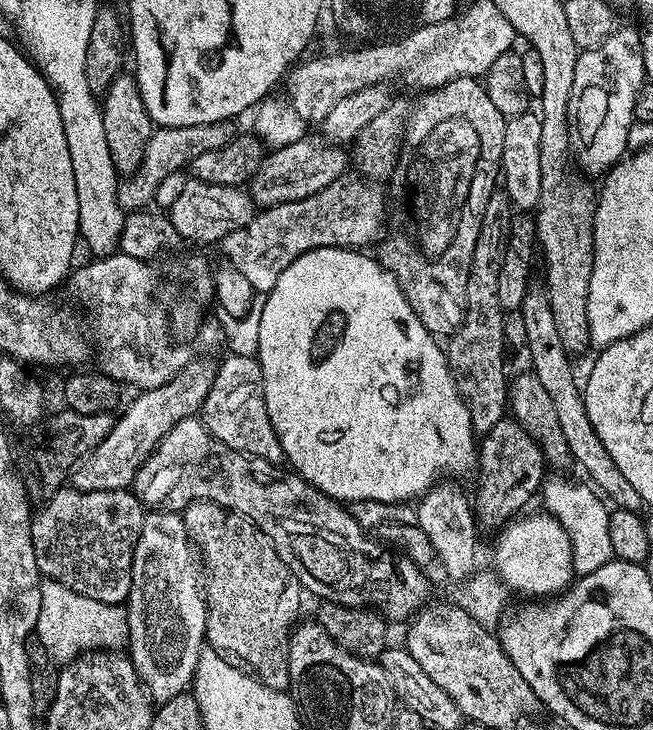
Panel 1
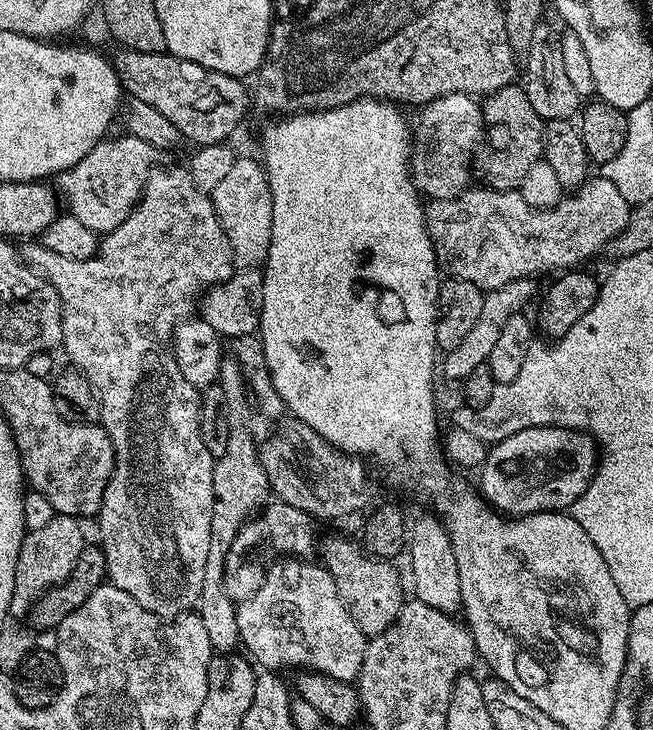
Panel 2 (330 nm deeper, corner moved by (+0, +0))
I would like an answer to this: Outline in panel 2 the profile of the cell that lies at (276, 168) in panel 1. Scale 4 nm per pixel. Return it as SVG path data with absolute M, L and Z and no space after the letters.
M464 92L446 94L423 105L419 112L420 125L414 128L414 147L410 157L412 184L421 197L429 201L457 199L473 183L474 157L486 140L481 101Z

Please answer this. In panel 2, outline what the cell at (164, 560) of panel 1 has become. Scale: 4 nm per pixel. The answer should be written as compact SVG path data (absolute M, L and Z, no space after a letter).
M157 166L148 173L148 180L144 184L144 192L140 196L140 203L113 232L107 233L99 241L96 255L79 260L78 258L62 258L62 254L54 254L54 250L46 250L38 242L24 242L18 248L18 255L29 268L40 273L44 279L54 286L54 290L60 299L62 306L62 352L69 356L76 371L83 374L90 382L94 394L100 403L99 423L108 432L112 439L116 461L112 467L112 473L108 478L108 485L104 490L102 506L98 513L100 520L99 547L104 549L106 566L108 567L107 579L118 590L126 590L130 598L138 602L146 610L150 610L155 616L175 618L185 615L189 610L197 607L200 595L202 594L202 578L206 574L206 558L210 554L210 518L214 506L214 470L212 469L214 457L210 450L206 450L206 442L202 442L200 433L200 394L201 389L194 387L186 378L182 378L182 370L178 370L178 362L168 354L165 356L136 356L136 348L148 348L152 340L160 344L169 339L176 331L176 326L183 320L189 319L197 311L198 297L213 284L220 284L232 277L234 261L230 242L222 230L222 226L216 217L216 211L212 205L211 195L198 190L198 187L191 180L191 174L187 167L163 168Z

